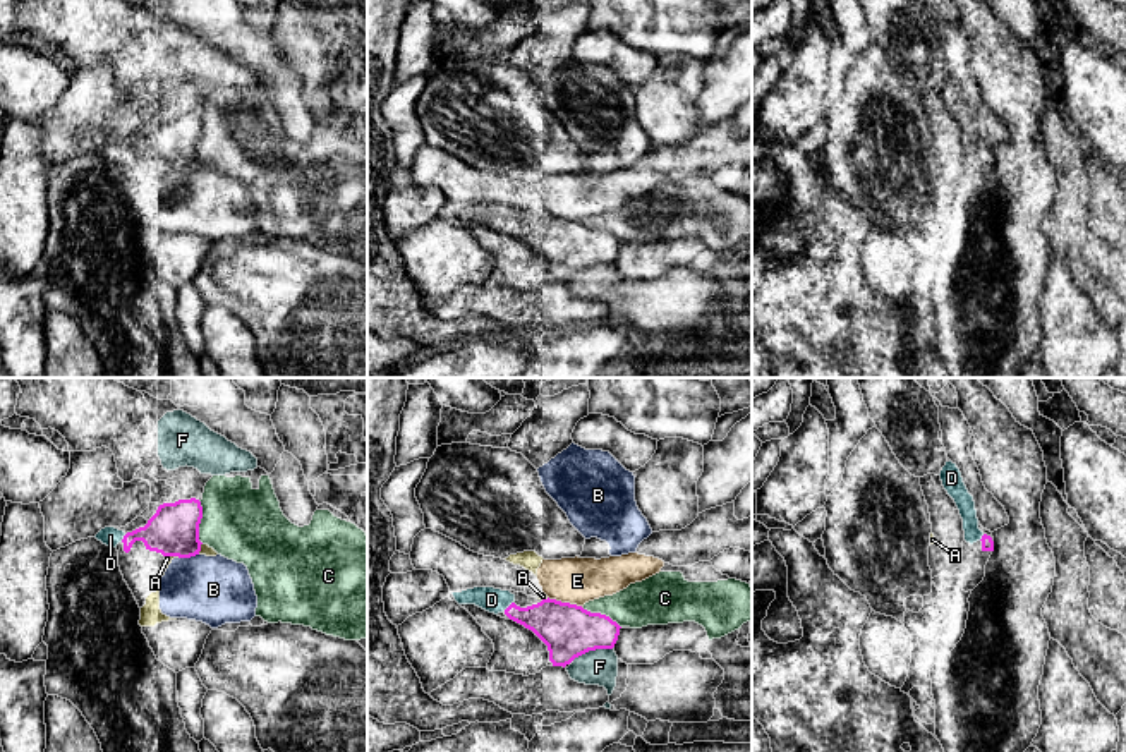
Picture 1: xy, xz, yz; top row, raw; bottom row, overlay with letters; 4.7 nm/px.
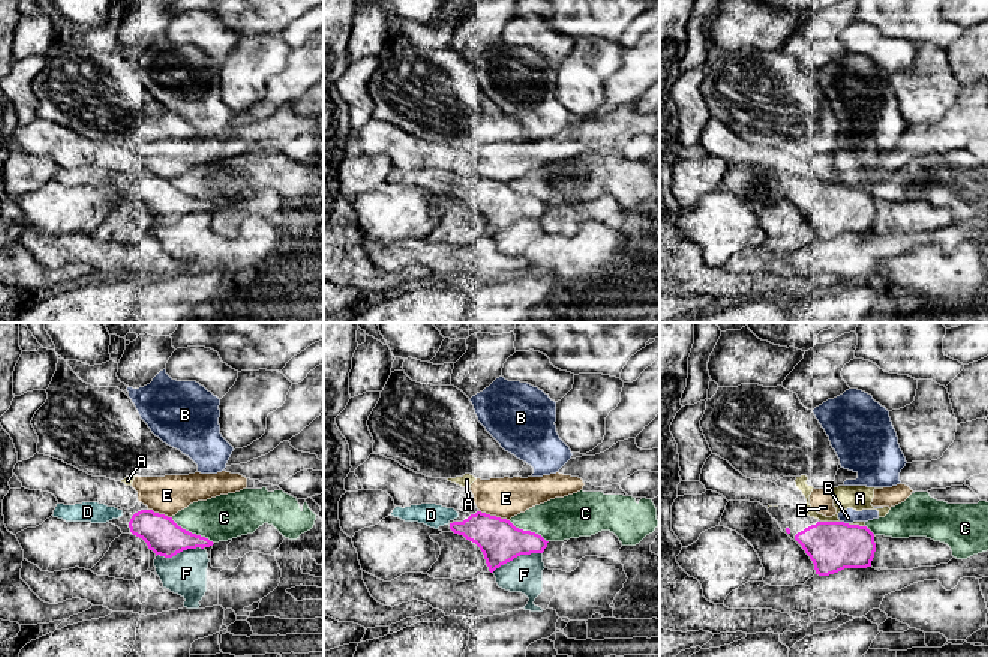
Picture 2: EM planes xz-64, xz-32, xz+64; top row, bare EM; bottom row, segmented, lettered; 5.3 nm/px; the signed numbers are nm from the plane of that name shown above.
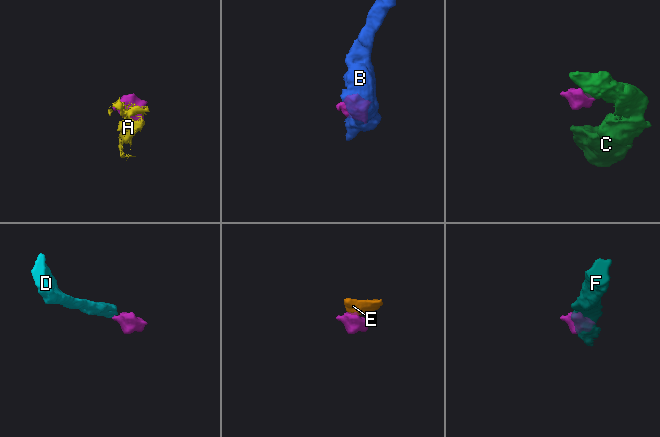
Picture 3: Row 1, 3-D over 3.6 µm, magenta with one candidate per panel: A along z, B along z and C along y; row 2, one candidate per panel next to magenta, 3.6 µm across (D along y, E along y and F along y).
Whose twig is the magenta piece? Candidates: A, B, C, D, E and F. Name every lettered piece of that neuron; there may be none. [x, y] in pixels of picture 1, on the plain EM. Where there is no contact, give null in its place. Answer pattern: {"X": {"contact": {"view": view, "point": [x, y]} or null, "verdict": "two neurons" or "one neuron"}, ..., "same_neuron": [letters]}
{"A": {"contact": {"view": "xy", "point": [172, 170]}, "verdict": "one neuron"}, "B": {"contact": {"view": "xy", "point": [187, 172]}, "verdict": "two neurons"}, "C": {"contact": {"view": "xy", "point": [199, 138]}, "verdict": "two neurons"}, "D": {"contact": {"view": "xz", "point": [508, 222]}, "verdict": "one neuron"}, "E": {"contact": {"view": "xz", "point": [565, 218]}, "verdict": "two neurons"}, "F": {"contact": {"view": "xz", "point": [591, 265]}, "verdict": "two neurons"}, "same_neuron": ["A", "D"]}

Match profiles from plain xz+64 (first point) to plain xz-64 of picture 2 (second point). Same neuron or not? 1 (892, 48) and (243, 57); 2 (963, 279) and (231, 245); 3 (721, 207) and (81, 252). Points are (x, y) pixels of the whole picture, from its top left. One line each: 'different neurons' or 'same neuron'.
1: different neurons
2: same neuron
3: different neurons

